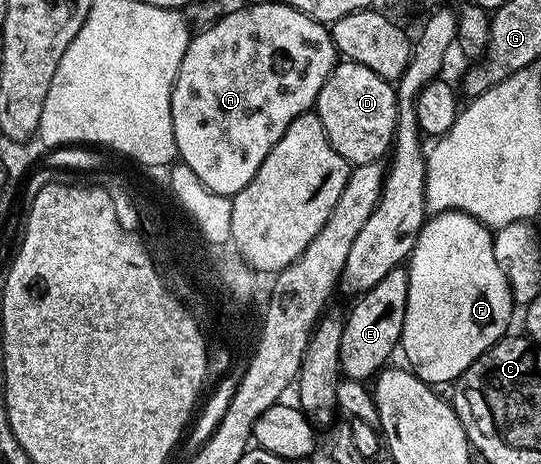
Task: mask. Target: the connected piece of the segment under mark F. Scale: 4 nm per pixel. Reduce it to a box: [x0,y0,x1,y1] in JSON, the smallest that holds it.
[399,211,514,385]

